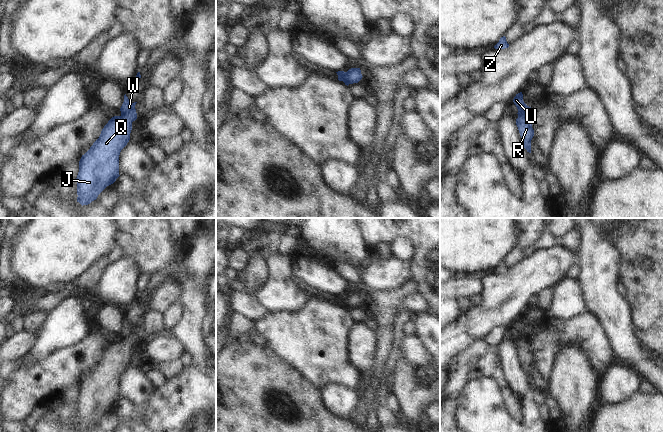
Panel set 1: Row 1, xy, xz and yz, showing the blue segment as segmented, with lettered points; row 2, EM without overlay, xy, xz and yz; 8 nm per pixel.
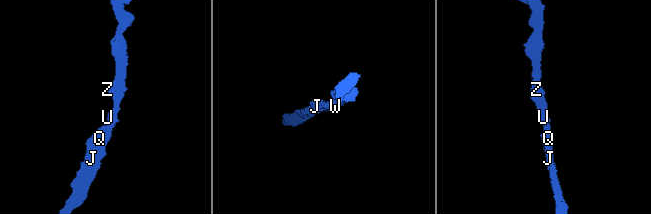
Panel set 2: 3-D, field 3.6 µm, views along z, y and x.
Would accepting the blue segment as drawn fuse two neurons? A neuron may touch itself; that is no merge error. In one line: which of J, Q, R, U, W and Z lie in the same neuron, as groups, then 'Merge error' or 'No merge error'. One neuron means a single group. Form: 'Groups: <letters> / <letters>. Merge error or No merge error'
Groups: J Q R U W Z. No merge error.

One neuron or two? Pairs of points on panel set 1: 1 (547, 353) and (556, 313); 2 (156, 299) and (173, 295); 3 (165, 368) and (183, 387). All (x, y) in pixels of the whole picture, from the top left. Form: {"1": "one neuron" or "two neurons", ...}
{"1": "two neurons", "2": "one neuron", "3": "two neurons"}

